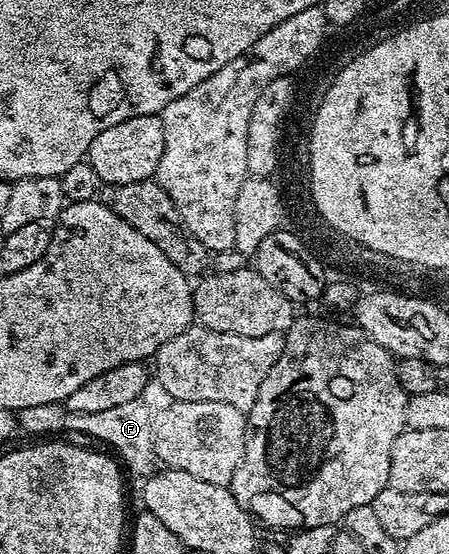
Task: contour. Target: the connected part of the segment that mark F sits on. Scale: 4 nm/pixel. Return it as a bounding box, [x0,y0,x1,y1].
[16,380,173,479]

